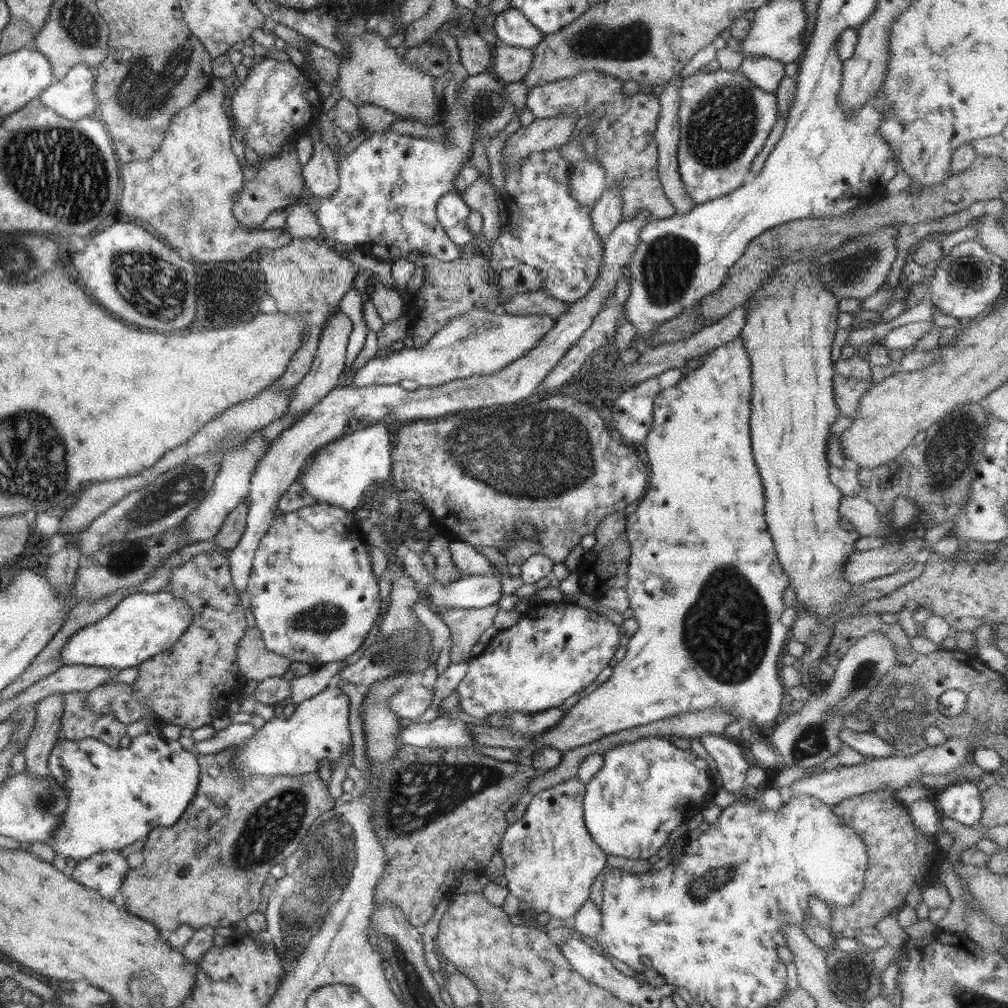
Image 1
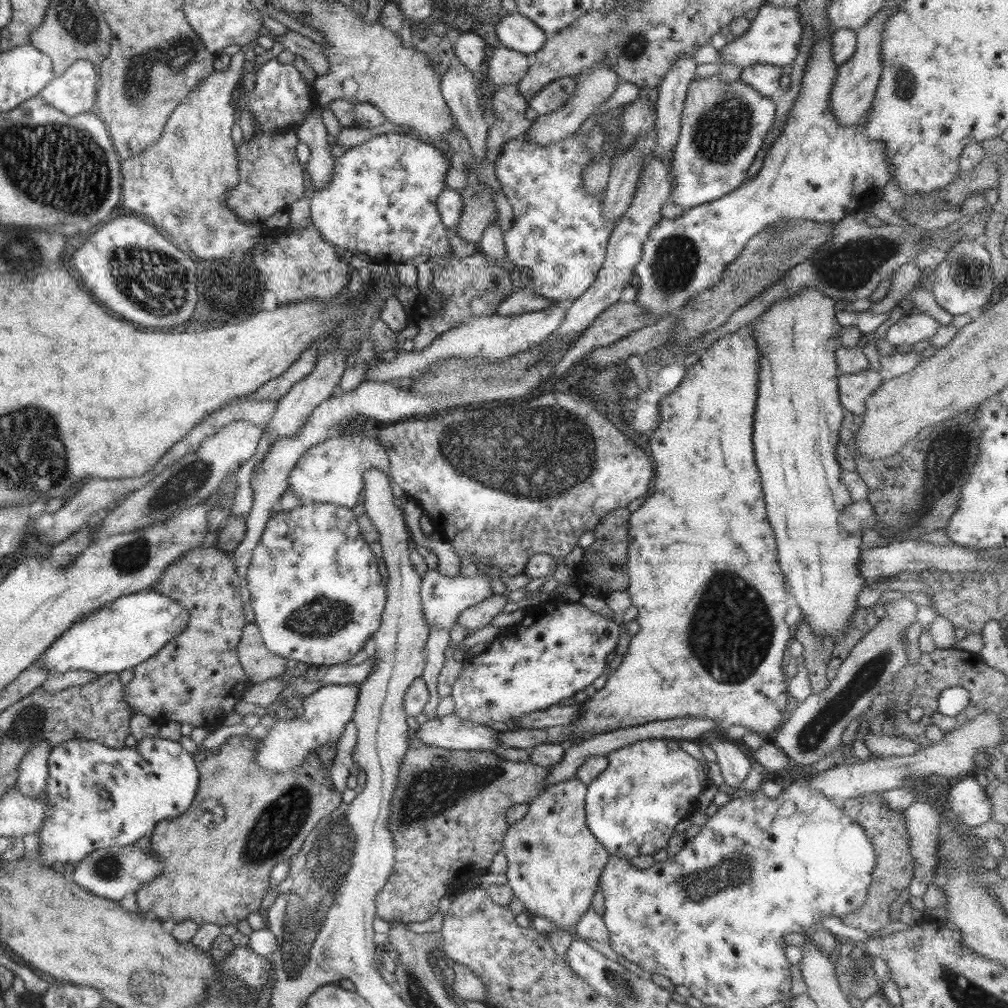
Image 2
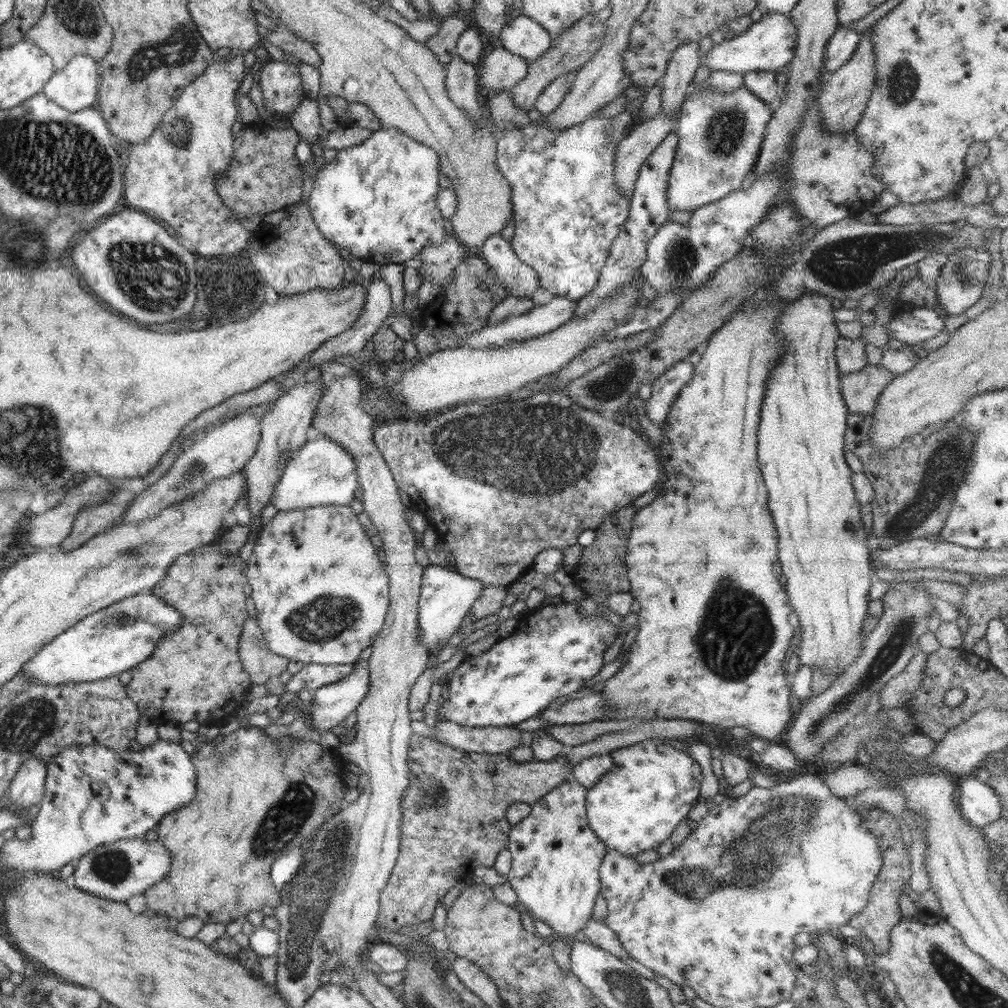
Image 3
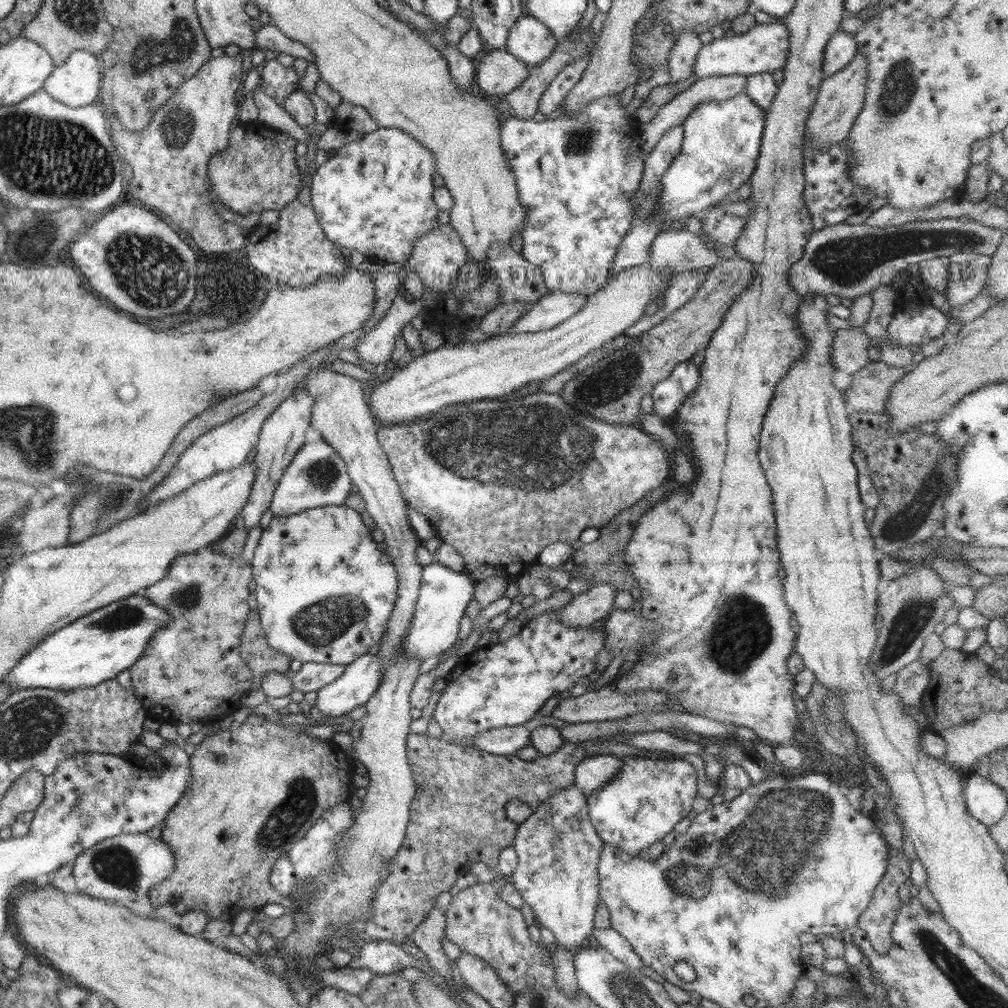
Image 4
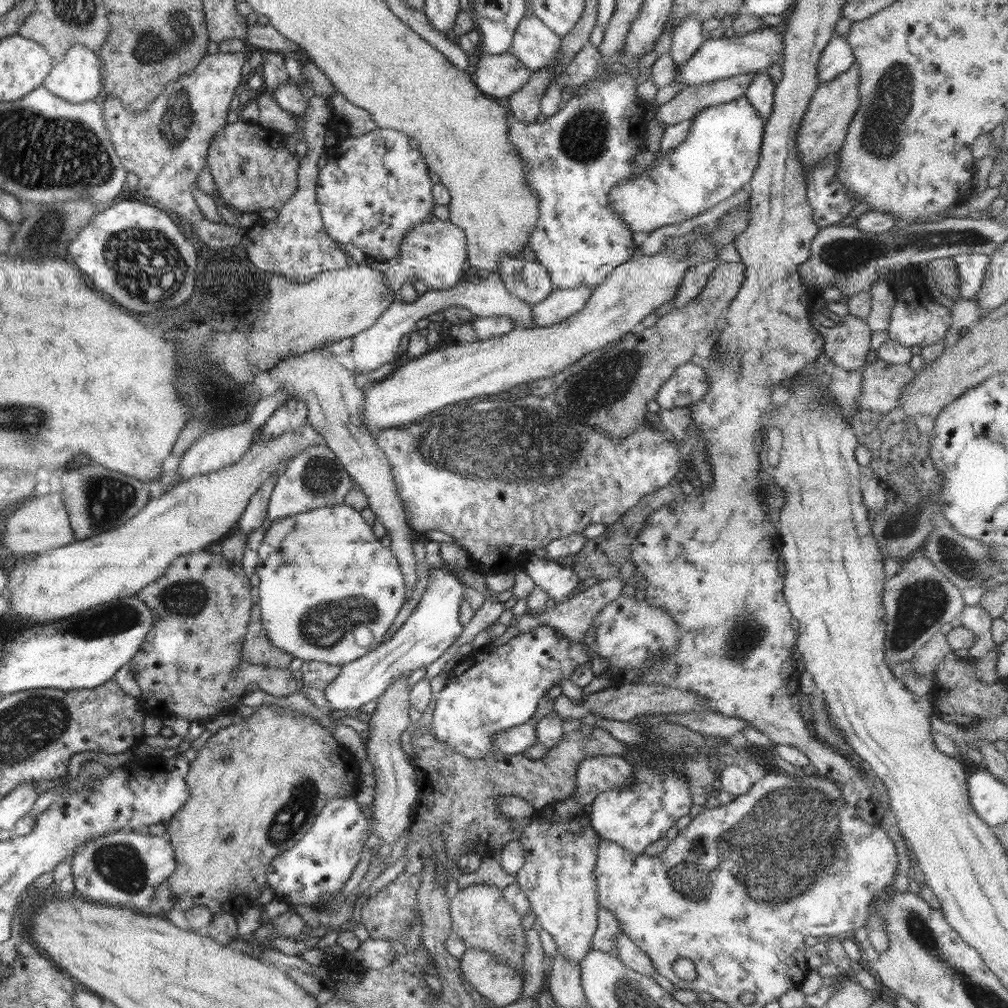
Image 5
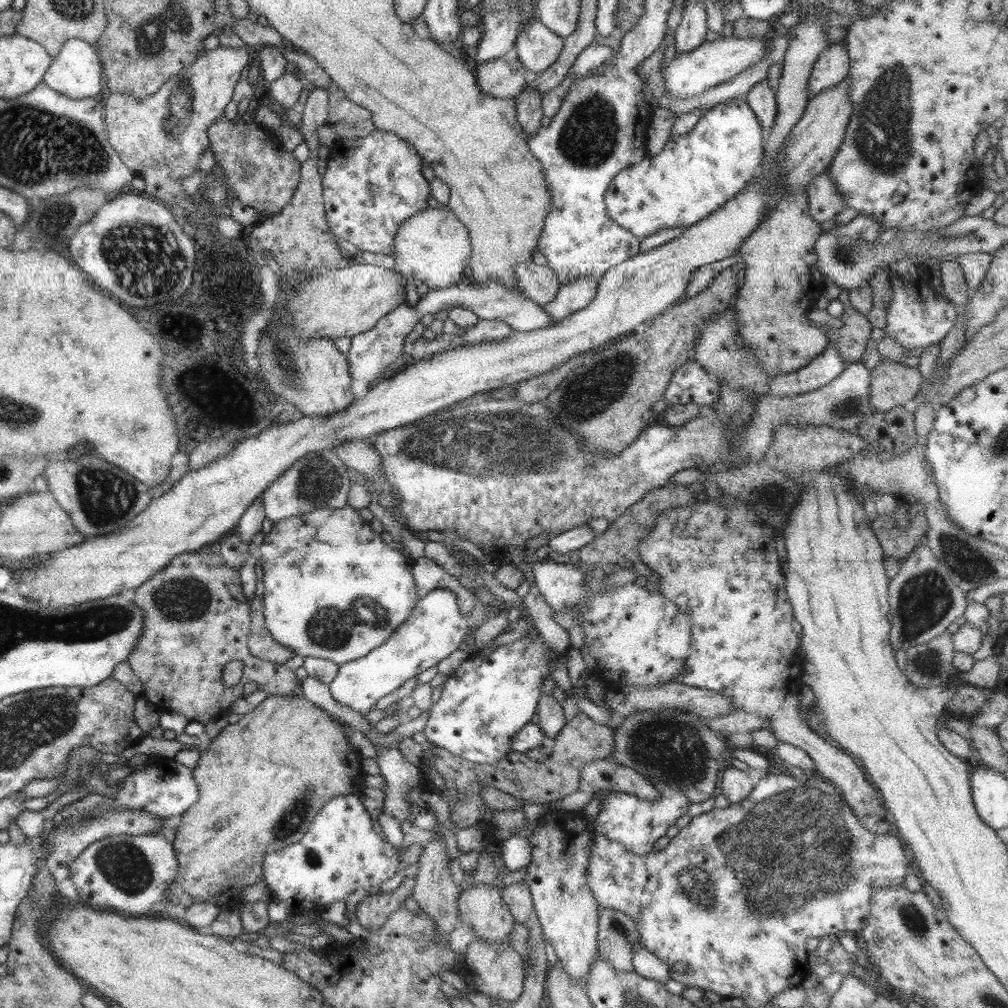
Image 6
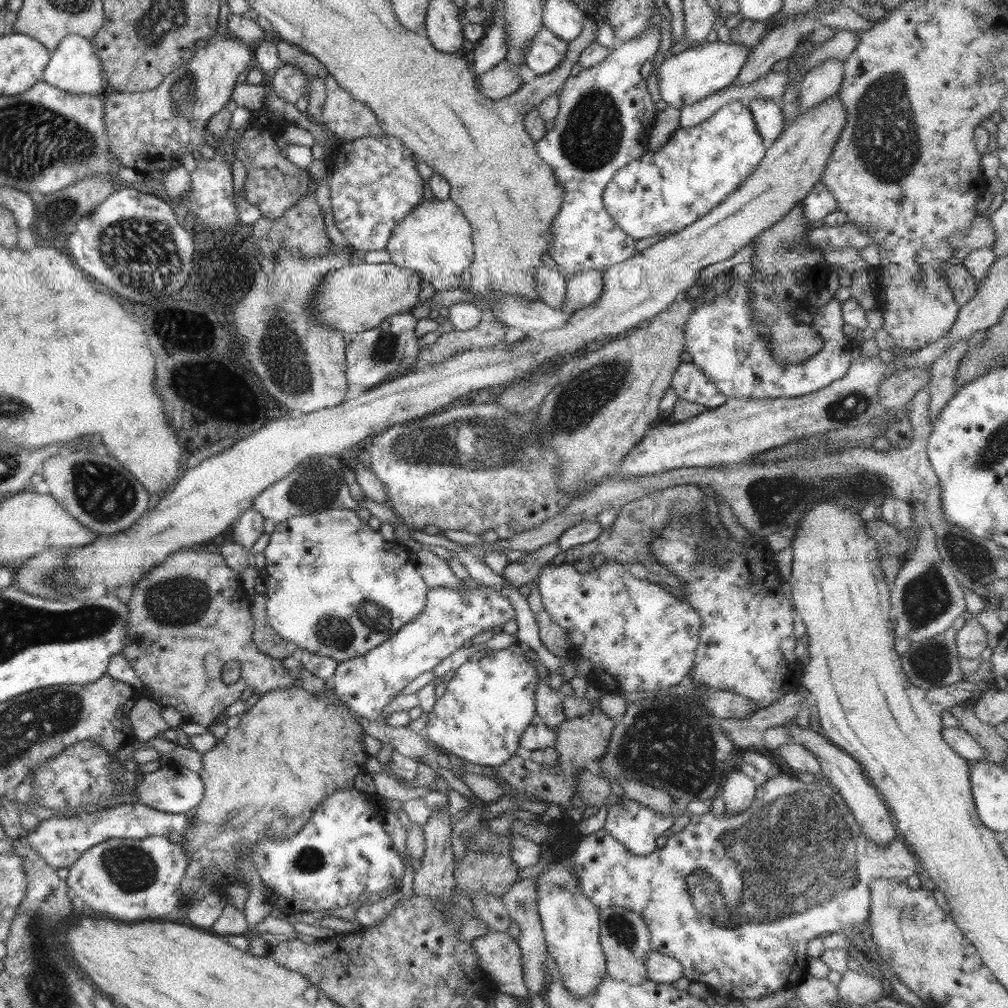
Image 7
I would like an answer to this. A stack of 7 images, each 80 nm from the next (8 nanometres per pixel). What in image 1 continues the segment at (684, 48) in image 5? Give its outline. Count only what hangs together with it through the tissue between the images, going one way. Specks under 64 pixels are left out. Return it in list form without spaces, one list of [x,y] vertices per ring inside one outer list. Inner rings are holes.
[[[681,72],[674,78],[671,78],[664,86],[663,93],[659,96],[662,107],[660,118],[658,119],[657,129],[655,132],[655,141],[657,142],[657,173],[666,198],[675,208],[676,215],[686,214],[695,205],[695,202],[688,196],[680,173],[678,172],[677,148],[680,138],[680,125],[677,110],[679,109],[679,88],[683,78]]]

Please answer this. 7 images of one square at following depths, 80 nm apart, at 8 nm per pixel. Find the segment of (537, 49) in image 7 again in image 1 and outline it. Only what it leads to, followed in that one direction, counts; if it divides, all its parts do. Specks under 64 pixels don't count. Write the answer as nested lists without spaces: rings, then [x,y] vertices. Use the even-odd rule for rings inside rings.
[[[511,7],[491,18],[494,21],[494,32],[503,44],[533,50],[544,36],[515,8]]]

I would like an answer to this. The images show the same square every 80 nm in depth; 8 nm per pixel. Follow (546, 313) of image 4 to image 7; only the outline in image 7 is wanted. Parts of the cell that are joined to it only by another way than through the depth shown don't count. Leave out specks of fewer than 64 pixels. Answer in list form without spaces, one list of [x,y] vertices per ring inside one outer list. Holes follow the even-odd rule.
[[[588,270],[580,272],[565,280],[567,294],[561,306],[564,312],[572,313],[575,310],[587,307],[600,298],[604,288],[603,271]]]

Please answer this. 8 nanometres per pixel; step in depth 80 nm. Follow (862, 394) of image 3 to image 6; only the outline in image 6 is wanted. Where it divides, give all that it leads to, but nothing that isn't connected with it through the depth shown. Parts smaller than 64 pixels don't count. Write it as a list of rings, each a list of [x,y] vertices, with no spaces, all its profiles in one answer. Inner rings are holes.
[[[880,362],[872,368],[869,404],[876,412],[912,406],[923,382],[923,374],[916,368],[900,363]]]

